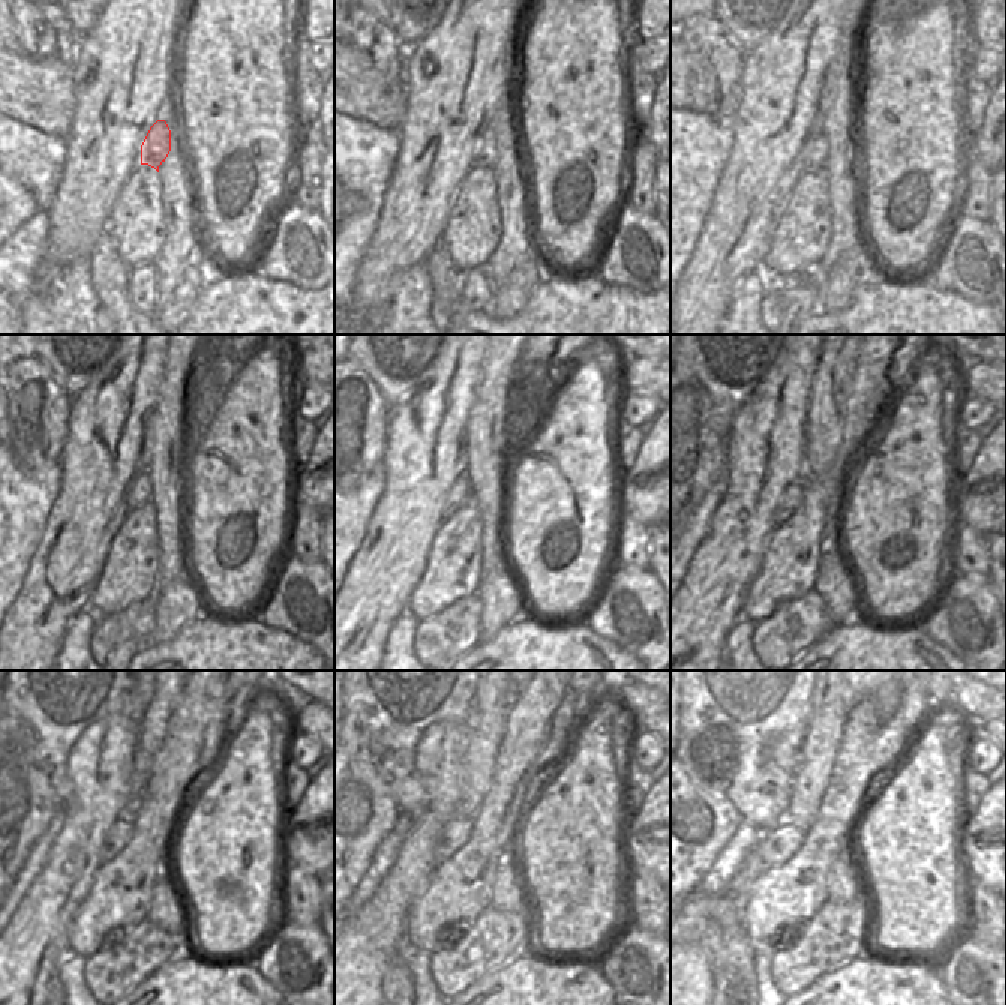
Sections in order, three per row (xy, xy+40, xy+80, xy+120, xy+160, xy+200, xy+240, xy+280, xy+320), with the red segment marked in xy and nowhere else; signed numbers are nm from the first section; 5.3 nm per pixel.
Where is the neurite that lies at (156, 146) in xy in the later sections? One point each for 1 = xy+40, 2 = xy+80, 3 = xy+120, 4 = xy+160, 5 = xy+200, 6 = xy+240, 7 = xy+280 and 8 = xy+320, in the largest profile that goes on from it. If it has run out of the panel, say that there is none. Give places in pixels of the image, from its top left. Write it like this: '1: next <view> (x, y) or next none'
1: next xy+40 (486, 153)
2: next xy+80 (814, 152)
3: next xy+120 (140, 489)
4: next xy+160 (459, 492)
5: next xy+200 (793, 494)
6: next xy+240 (119, 834)
7: next xy+280 (455, 834)
8: next xy+320 (777, 845)

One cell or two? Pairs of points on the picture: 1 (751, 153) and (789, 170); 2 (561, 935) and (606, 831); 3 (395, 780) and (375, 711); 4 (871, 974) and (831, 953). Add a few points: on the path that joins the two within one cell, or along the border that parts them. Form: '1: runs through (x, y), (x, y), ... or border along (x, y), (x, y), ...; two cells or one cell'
1: runs through (760, 156), (771, 167), (780, 168); one cell
2: runs through (576, 909), (576, 861), (580, 857); one cell
3: runs through (392, 764), (387, 758), (387, 728); one cell
4: border along (864, 953), (841, 962), (816, 980); two cells

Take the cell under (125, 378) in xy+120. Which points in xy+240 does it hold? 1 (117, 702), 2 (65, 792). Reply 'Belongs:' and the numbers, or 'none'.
Belongs: none

